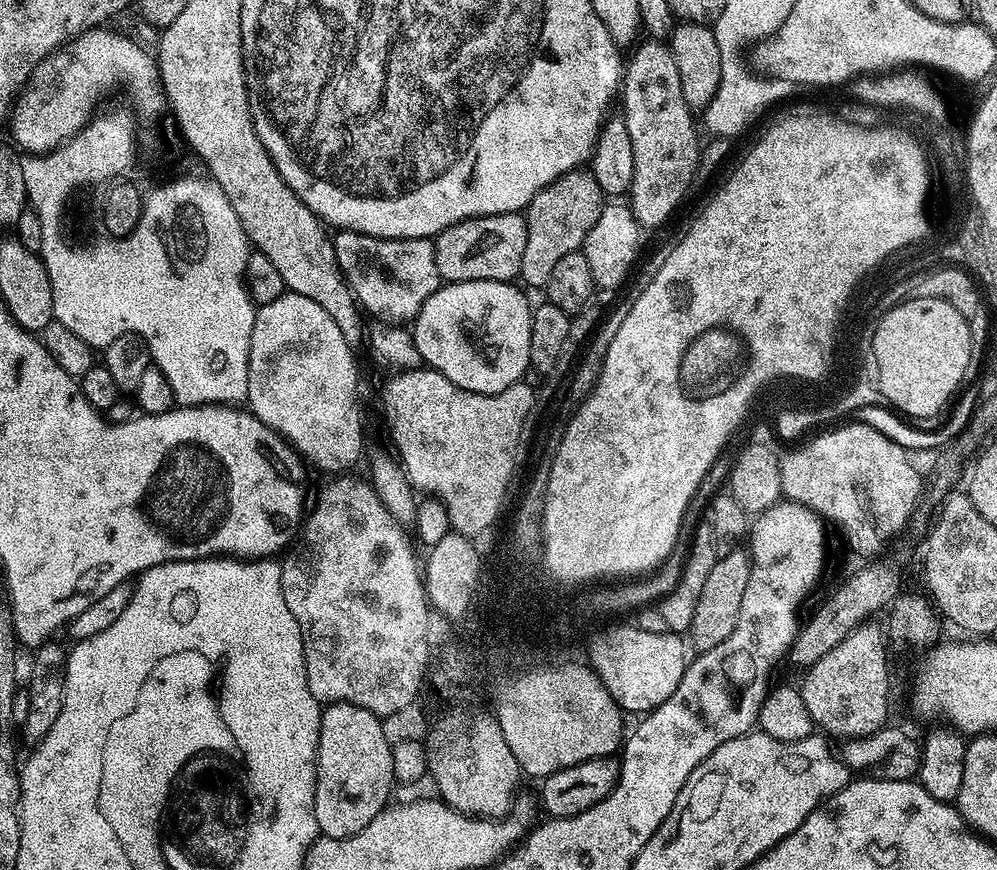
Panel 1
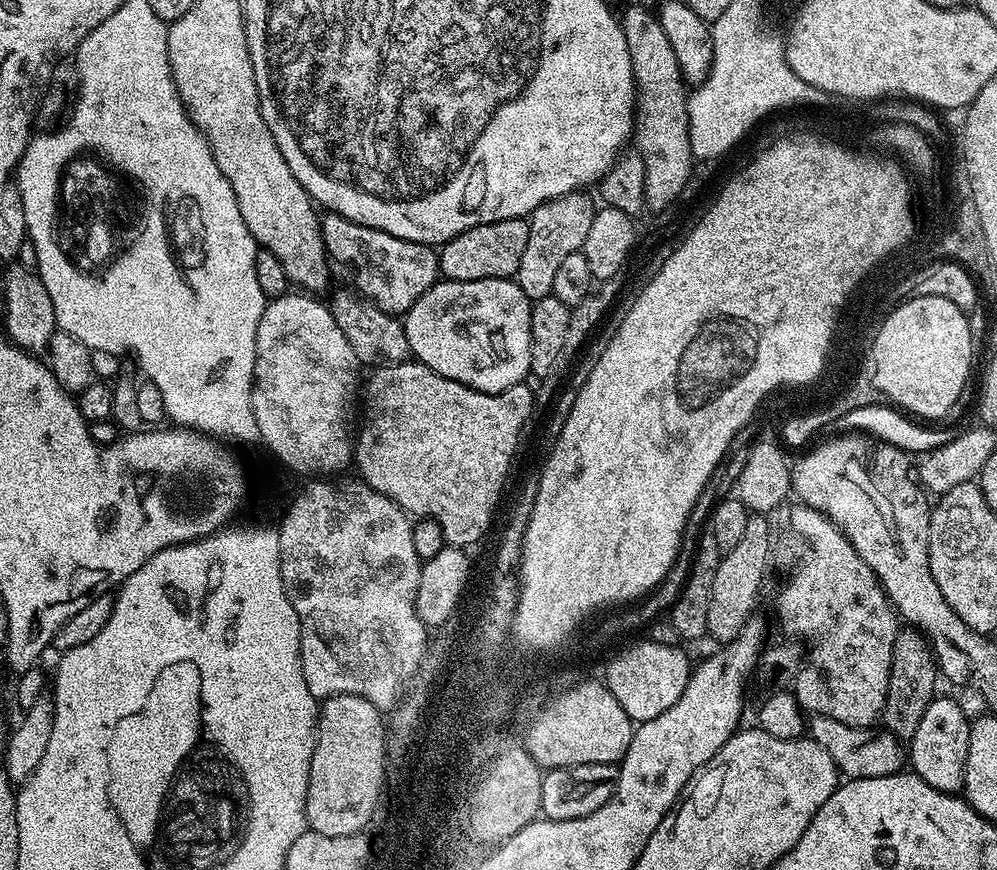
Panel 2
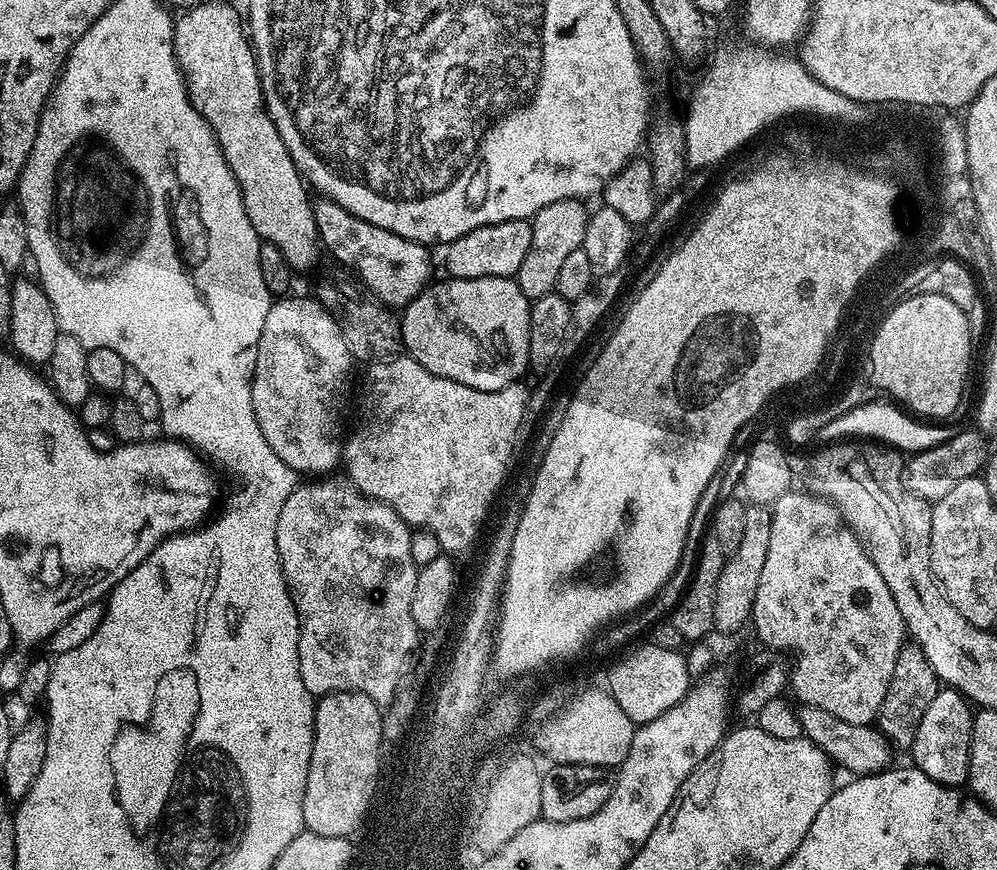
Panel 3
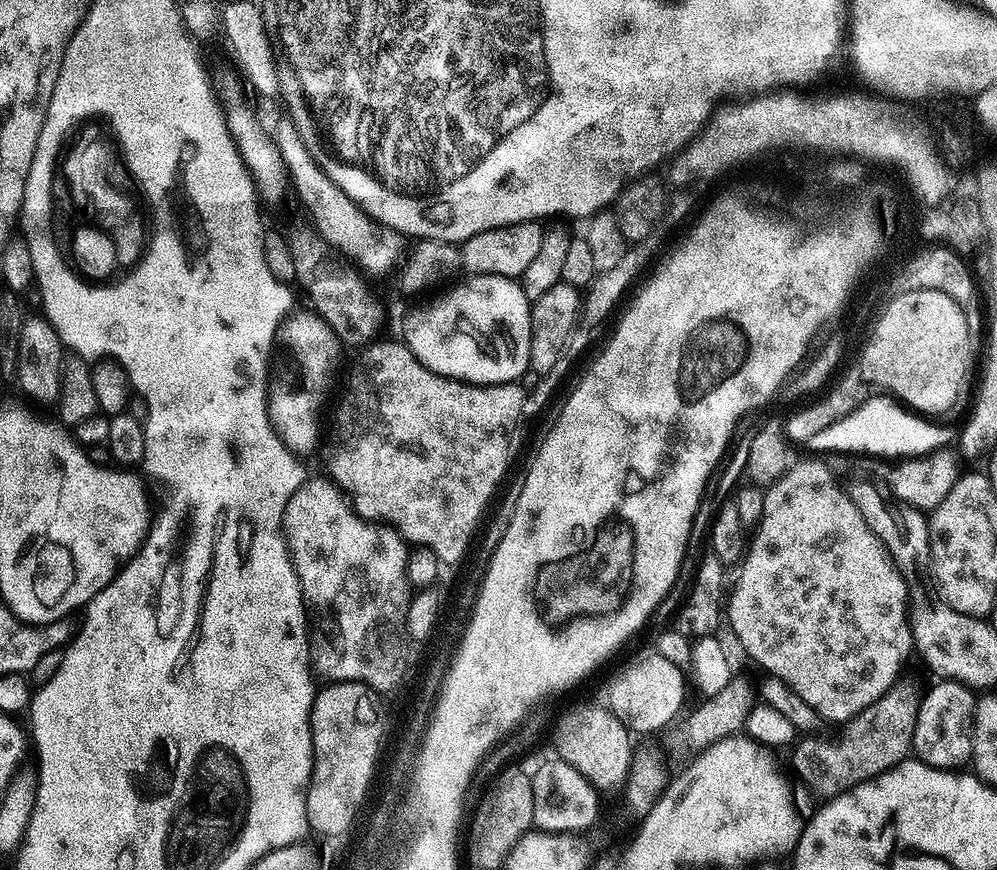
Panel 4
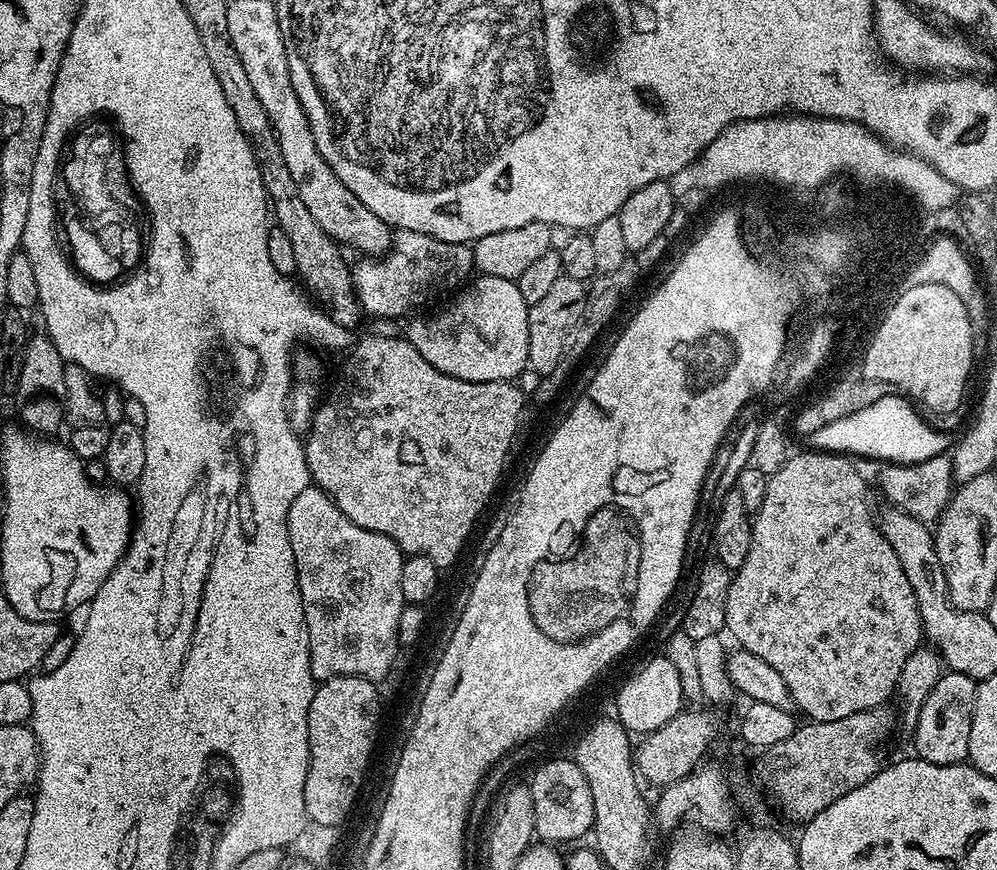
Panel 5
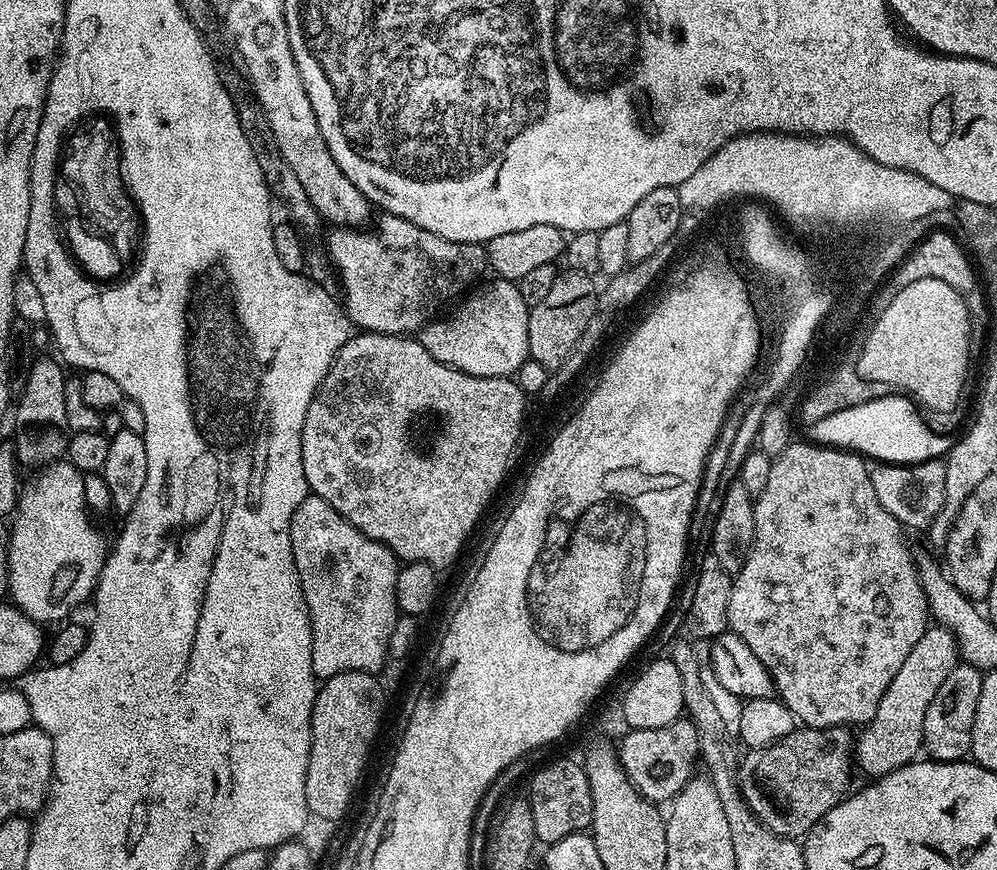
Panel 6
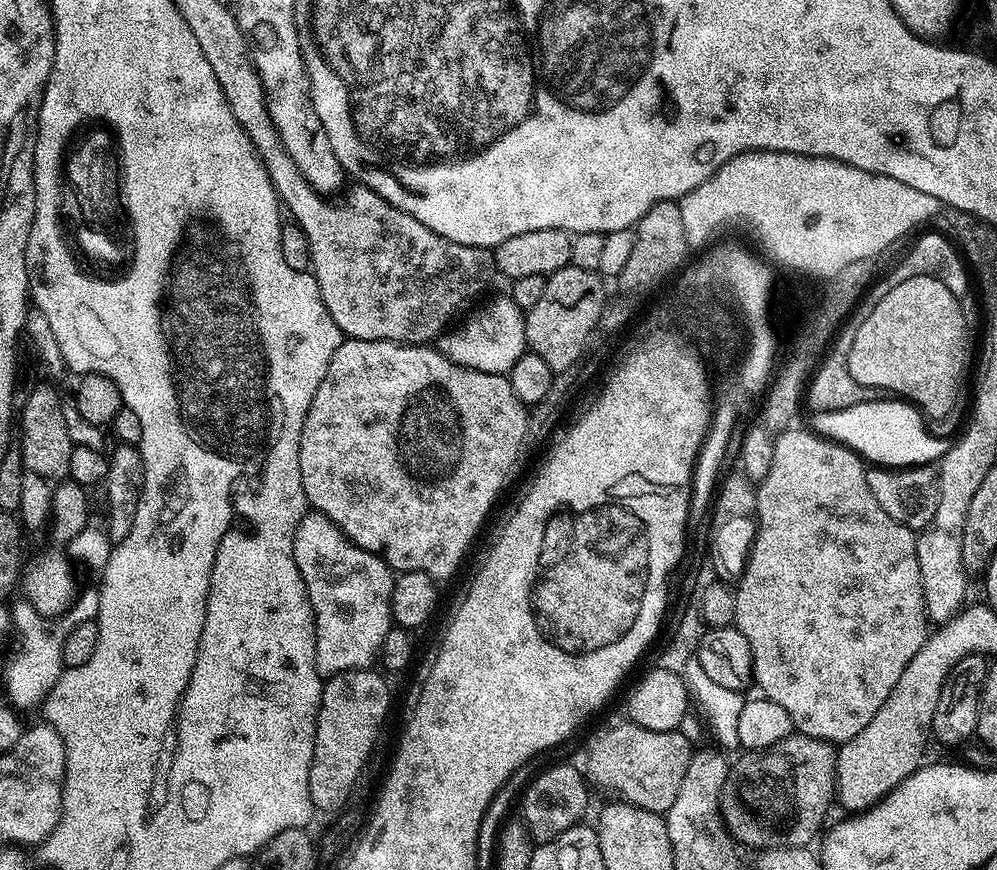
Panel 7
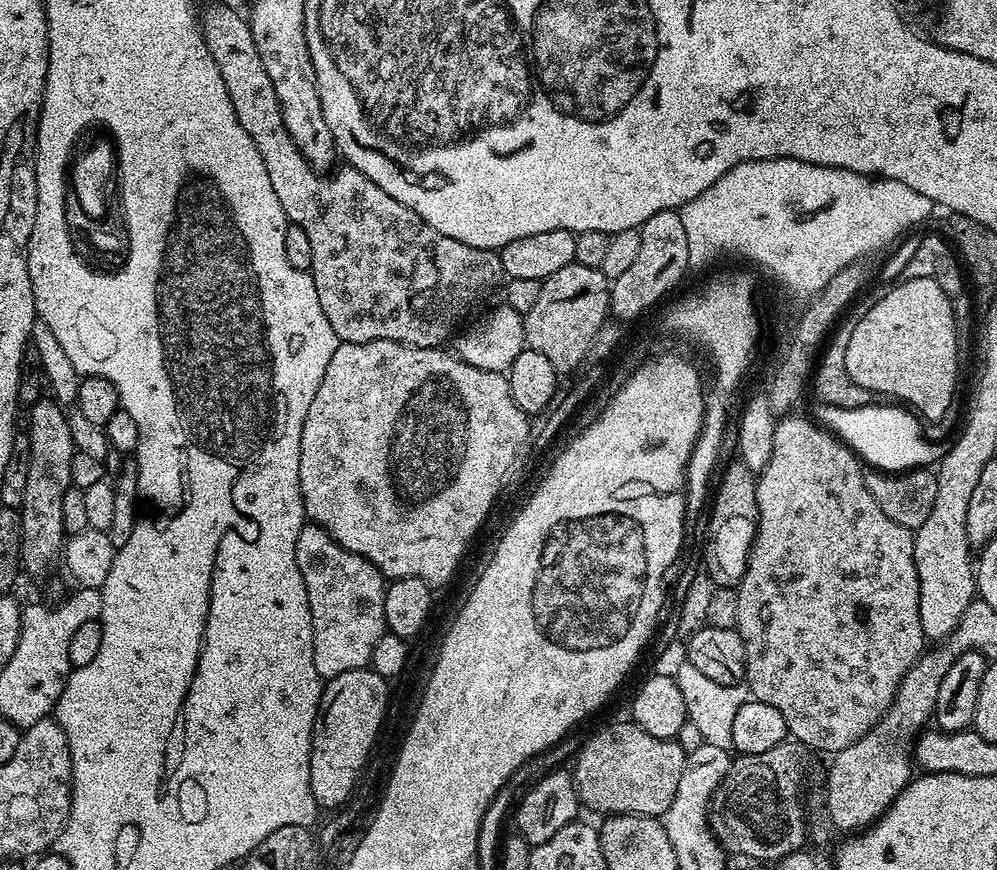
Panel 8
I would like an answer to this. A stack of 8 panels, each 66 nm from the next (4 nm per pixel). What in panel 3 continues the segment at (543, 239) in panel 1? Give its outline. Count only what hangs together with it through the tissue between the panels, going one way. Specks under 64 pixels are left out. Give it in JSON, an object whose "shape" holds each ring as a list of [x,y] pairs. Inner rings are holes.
{"shape":[[[559,200],[558,202],[550,202],[550,206],[542,206],[542,210],[538,210],[530,217],[532,245],[530,250],[526,250],[526,258],[522,258],[522,266],[518,266],[514,277],[517,286],[521,288],[522,294],[525,295],[529,302],[542,298],[555,289],[558,282],[558,270],[562,267],[564,260],[574,250],[582,247],[590,215],[589,209],[584,209],[584,206],[578,200]]]}

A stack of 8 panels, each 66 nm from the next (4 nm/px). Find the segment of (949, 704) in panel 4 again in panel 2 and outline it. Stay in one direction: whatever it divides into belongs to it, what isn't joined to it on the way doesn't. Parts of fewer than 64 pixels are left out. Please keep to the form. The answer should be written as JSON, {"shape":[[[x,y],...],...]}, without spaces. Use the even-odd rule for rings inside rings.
{"shape":[[[937,695],[930,706],[926,706],[926,714],[922,714],[922,722],[918,722],[918,730],[914,730],[907,745],[911,771],[922,778],[922,782],[934,786],[934,790],[959,793],[964,786],[971,729],[970,716],[964,713],[963,706],[948,696]]]}

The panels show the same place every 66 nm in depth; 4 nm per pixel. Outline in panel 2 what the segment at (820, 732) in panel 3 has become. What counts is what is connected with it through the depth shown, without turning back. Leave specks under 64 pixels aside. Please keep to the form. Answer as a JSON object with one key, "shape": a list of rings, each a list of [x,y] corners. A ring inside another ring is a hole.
{"shape":[[[813,715],[807,721],[807,735],[830,758],[834,758],[837,769],[848,780],[861,780],[862,778],[882,778],[901,771],[906,764],[906,748],[894,733],[887,730],[875,732],[875,727],[851,728],[846,722],[838,722],[838,718],[826,718]]]}

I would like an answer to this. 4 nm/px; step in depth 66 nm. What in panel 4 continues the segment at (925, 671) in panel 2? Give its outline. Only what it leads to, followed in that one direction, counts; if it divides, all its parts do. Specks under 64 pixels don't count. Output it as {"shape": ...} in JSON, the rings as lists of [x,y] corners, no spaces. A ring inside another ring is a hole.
{"shape":[[[907,678],[895,680],[878,702],[866,706],[866,710],[843,725],[839,742],[816,740],[820,738],[801,739],[795,745],[797,772],[814,791],[821,792],[824,798],[831,798],[909,759],[921,699],[922,688],[914,681]]]}

